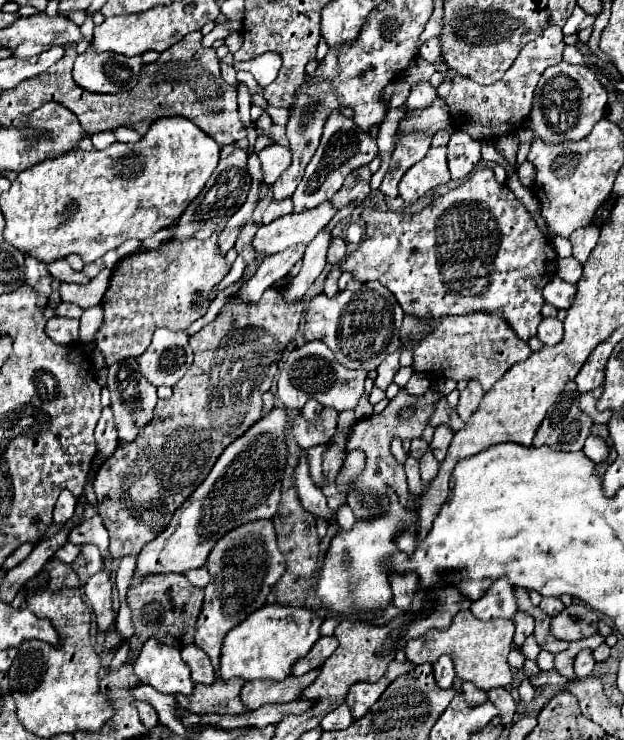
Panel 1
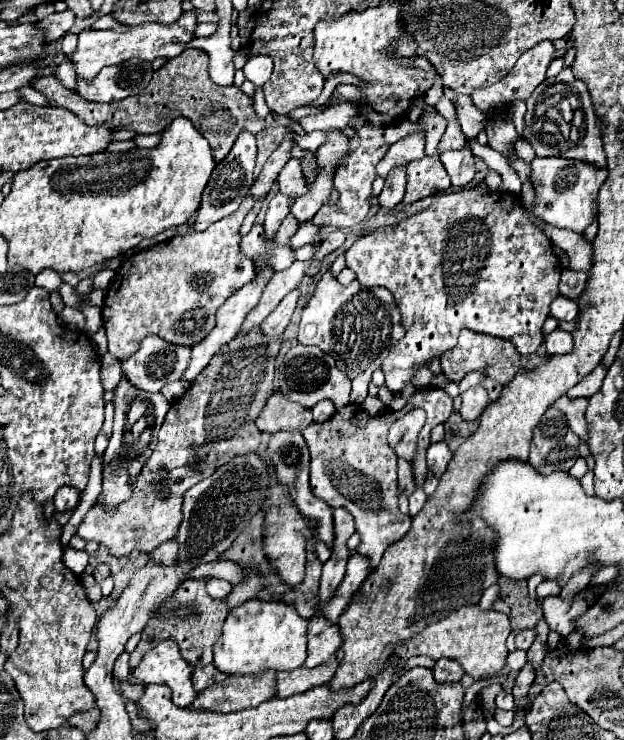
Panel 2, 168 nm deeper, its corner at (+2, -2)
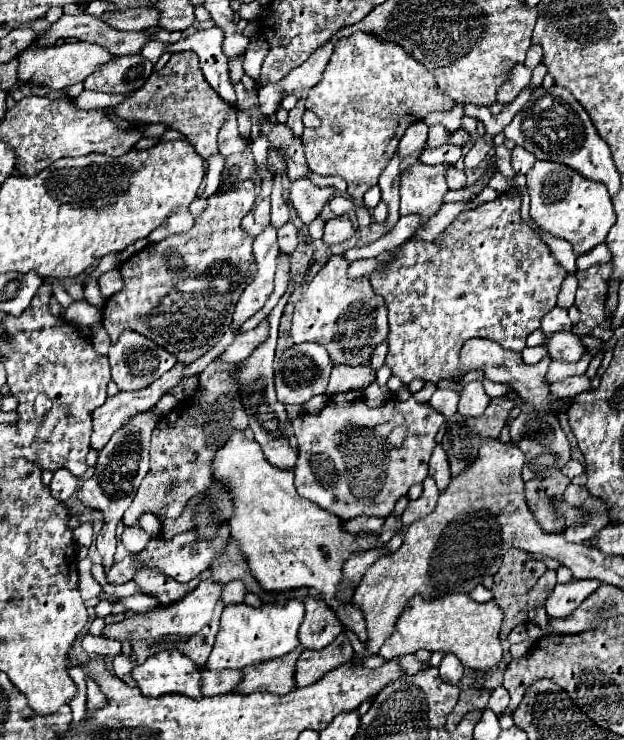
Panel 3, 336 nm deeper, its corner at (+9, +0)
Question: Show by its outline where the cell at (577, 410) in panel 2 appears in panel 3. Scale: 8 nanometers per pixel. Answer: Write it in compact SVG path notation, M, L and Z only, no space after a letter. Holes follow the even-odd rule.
M471 338L463 344L461 352L459 352L459 370L463 372L471 372L471 370L481 370L485 372L485 378L493 380L493 382L501 382L501 384L509 384L513 386L513 390L519 394L519 398L523 400L523 404L531 404L535 410L545 410L545 412L553 412L559 414L561 402L567 400L559 400L559 398L551 398L549 392L549 382L545 380L547 376L547 368L549 368L551 358L545 356L541 362L537 364L525 364L521 354L509 354L509 364L507 364L507 352L497 346L497 342L493 340L485 340L485 338Z

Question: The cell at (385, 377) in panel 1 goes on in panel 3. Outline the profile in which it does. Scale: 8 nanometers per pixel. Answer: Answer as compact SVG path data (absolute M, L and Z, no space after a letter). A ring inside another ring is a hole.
M501 194L499 198L491 200L491 202L485 202L473 210L465 210L461 212L445 230L443 230L443 240L437 244L437 242L425 242L425 240L419 240L419 238L411 238L407 240L405 244L399 246L397 254L387 260L385 264L381 264L371 276L369 276L369 282L371 282L371 288L377 296L381 296L385 300L385 306L387 306L387 312L389 312L389 336L387 336L387 342L389 342L389 350L387 350L387 356L385 356L385 366L391 368L391 374L397 376L401 382L405 384L411 384L415 378L421 378L425 382L437 382L441 378L447 378L447 380L457 380L461 374L457 372L457 358L459 358L459 350L463 346L463 342L467 338L489 338L489 340L495 340L497 344L501 344L505 350L513 350L513 352L521 352L525 348L525 340L527 336L537 330L541 326L541 318L543 314L547 314L555 302L557 302L557 290L561 288L561 282L567 274L567 270L553 258L551 250L547 248L547 244L521 220L521 214L519 214L519 206L521 206L521 198L519 194L517 196L507 196L507 194Z

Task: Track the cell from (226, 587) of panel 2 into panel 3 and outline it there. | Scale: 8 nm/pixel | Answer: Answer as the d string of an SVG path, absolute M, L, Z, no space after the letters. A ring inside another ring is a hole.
M227 582L223 584L223 592L221 592L221 600L223 604L231 604L231 602L243 602L245 596L245 586L241 582Z

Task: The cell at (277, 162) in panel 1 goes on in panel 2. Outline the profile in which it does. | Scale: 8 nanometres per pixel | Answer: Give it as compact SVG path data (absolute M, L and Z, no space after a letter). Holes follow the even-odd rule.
M296 158L288 160L288 164L284 166L284 170L278 176L278 186L280 186L282 194L294 196L294 198L304 196L308 192L308 184L304 180L300 160L296 160Z

